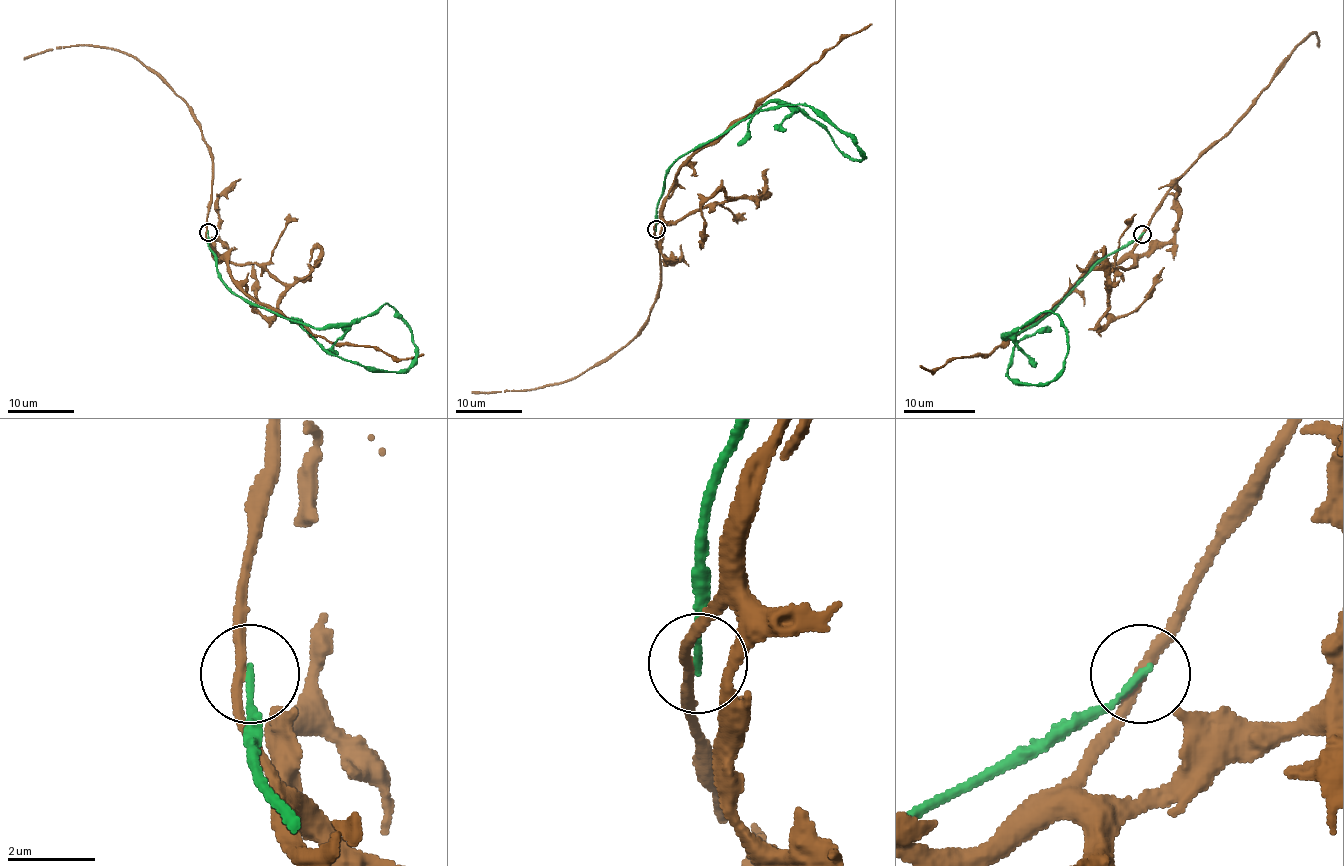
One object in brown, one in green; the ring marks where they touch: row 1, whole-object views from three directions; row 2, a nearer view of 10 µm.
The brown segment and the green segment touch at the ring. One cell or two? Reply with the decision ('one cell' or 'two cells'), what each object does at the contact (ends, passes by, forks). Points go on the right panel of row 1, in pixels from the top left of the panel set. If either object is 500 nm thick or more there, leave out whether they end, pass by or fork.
two cells; brown passes by; green ends there

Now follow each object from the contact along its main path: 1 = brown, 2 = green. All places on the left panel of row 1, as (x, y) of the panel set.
1: (207, 231), (211, 148), (201, 123), (179, 96), (137, 60), (111, 48), (57, 46), (24, 60)
2: (207, 231), (217, 276), (234, 293), (321, 328), (344, 326), (387, 303), (409, 328), (416, 345)

